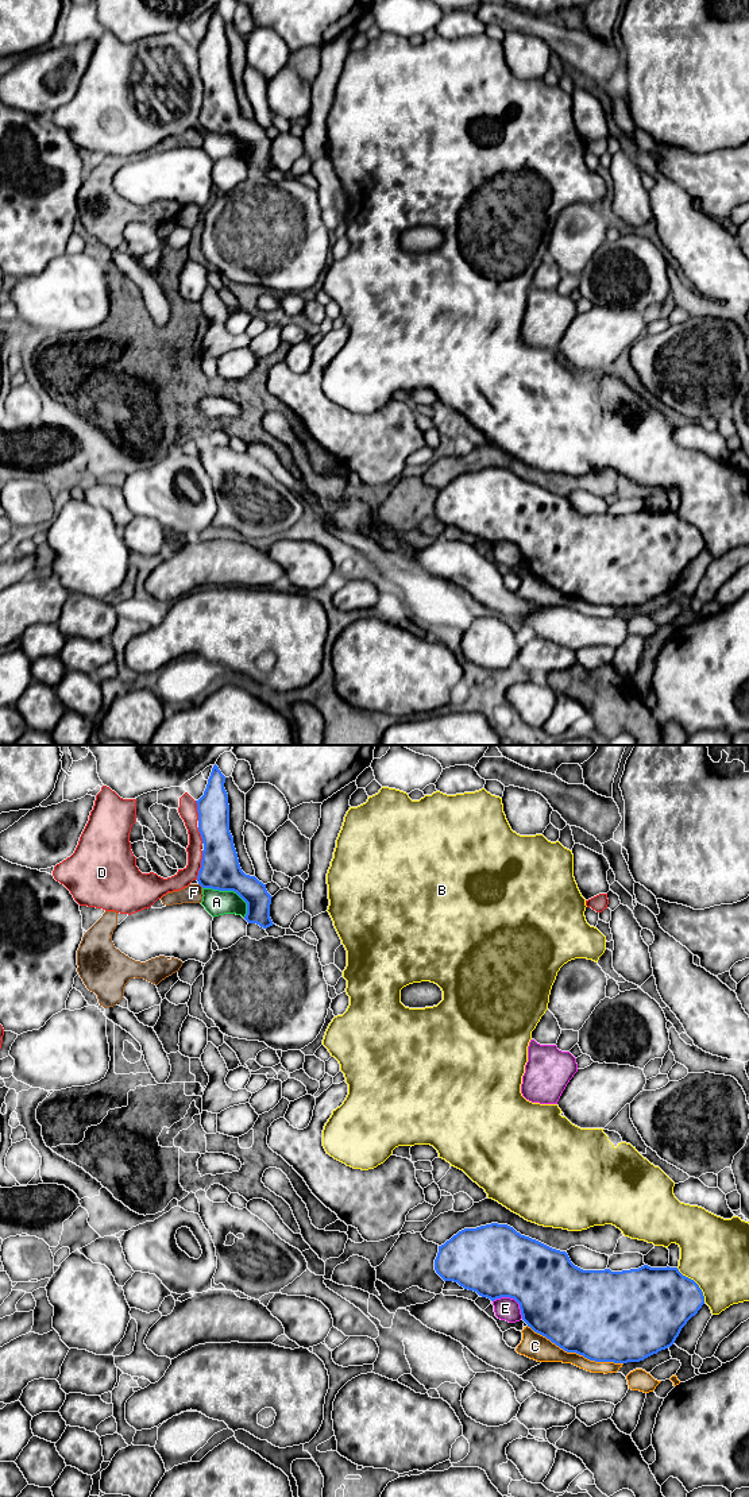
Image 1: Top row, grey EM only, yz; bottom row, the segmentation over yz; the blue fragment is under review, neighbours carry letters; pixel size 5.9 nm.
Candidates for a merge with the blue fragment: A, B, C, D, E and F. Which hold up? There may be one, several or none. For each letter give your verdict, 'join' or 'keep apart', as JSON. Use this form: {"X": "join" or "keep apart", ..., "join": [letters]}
{"A": "keep apart", "B": "keep apart", "C": "keep apart", "D": "keep apart", "E": "keep apart", "F": "join", "join": ["F"]}

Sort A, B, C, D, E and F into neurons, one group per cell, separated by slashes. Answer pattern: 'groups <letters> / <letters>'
groups A / B / C / D / E / F

